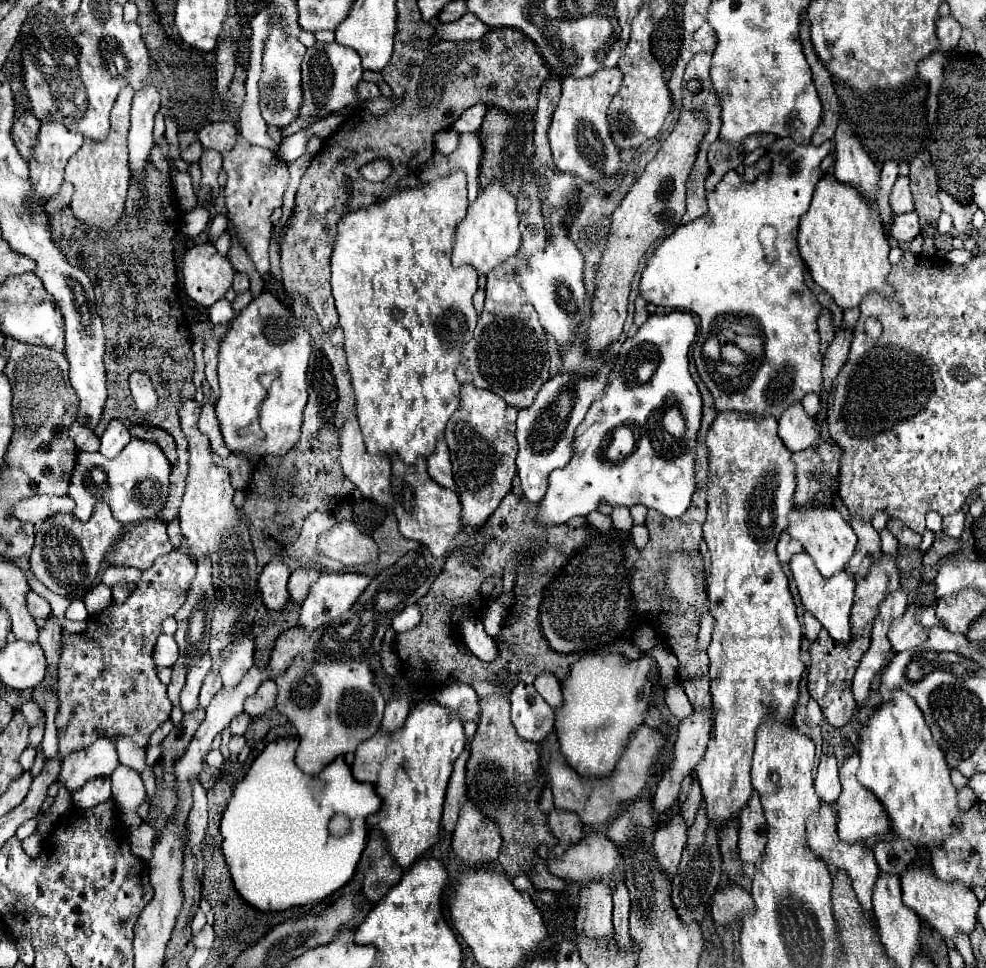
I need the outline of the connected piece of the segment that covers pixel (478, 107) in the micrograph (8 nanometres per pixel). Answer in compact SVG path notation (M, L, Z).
M474 104L470 106L468 110L464 110L456 122L452 124L452 128L456 132L478 132L478 128L482 126L482 120L484 120L484 114L486 114L486 104Z

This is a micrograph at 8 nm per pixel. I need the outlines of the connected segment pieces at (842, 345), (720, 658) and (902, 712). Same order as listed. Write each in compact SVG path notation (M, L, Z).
M840 326L836 330L836 336L834 336L832 344L828 346L828 350L824 354L824 370L822 370L822 376L824 376L824 398L828 396L828 390L832 386L834 376L840 372L842 364L848 358L850 344L852 344L852 330L846 328L846 326Z
M718 412L706 434L706 446L708 516L704 522L704 540L712 558L708 602L710 614L716 620L712 644L708 648L714 726L702 762L696 766L696 774L706 800L708 818L712 824L720 826L724 820L738 816L740 808L752 794L750 762L760 720L764 720L774 708L778 710L780 720L792 722L804 664L800 660L802 628L796 616L796 604L788 590L788 578L776 556L776 544L788 524L786 516L794 508L792 496L796 488L796 472L792 452L776 432L776 418L742 412Z
M894 690L892 700L872 710L858 730L858 742L860 770L856 776L884 804L896 836L930 848L956 830L960 808L956 788L950 782L950 768L938 742L932 740L922 710L906 692Z

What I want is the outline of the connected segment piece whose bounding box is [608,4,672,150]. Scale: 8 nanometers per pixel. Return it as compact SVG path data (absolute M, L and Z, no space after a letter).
M644 4L640 10L640 16L636 16L632 22L630 42L628 42L620 62L618 62L618 68L624 74L622 88L612 98L612 104L608 110L608 124L610 124L612 140L618 148L624 148L624 150L638 148L646 140L654 138L660 132L660 128L666 120L666 114L670 112L670 106L672 106L670 90L668 90L666 80L664 80L664 70L654 60L652 50L650 50L652 32L654 32L654 24L652 24L650 14L648 14L648 4Z

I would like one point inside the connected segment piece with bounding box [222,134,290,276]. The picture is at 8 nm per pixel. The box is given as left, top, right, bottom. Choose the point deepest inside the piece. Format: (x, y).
(257, 179)

